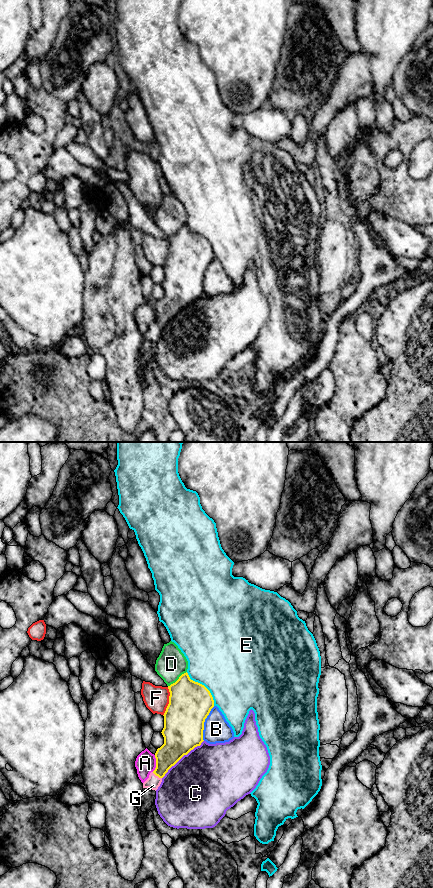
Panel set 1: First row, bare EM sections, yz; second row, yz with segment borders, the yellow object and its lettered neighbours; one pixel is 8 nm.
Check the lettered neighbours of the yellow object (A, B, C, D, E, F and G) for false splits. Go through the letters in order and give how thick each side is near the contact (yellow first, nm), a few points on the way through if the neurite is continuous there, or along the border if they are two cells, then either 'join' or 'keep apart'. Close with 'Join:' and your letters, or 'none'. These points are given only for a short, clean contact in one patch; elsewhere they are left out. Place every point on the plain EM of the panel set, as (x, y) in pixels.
A: 240 nm thick on the yellow side, 170 nm on the other; keep apart
B: 340 nm thick on the yellow side, 200 nm on the other; keep apart
C: 320 nm thick on the yellow side, 480 nm on the other; keep apart
D: 340 nm thick on the yellow side, 240 nm on the other; keep apart
E: 340 nm thick on the yellow side, 500 nm on the other; keep apart
F: 340 nm thick on the yellow side, 200 nm on the other; keep apart
G: 190 nm thick on the yellow side, 110 nm on the other; runs through yz (173, 301), (166, 308), (157, 327), (153, 334); join
Join: G

